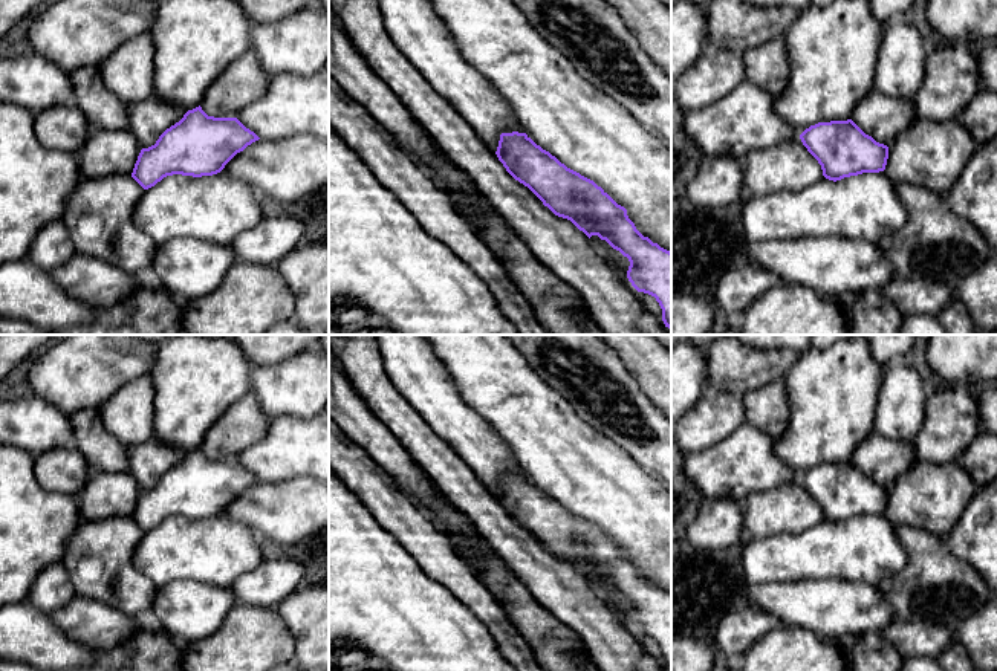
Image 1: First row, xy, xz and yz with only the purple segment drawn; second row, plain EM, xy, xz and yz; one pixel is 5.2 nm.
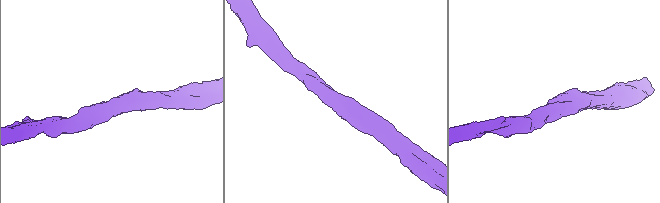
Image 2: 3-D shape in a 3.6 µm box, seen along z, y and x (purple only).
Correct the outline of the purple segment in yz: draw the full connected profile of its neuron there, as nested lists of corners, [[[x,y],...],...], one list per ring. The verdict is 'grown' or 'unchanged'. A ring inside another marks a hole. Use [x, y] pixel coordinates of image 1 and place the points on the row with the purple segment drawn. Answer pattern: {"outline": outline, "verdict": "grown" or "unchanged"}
{"outline": [[[852,119],[818,122],[806,128],[800,139],[818,160],[829,180],[885,170],[888,147],[865,135]]], "verdict": "unchanged"}

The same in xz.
{"outline": [[[502,133],[495,151],[506,171],[528,186],[555,216],[570,220],[589,238],[598,235],[628,258],[627,278],[656,298],[671,330],[671,252],[644,237],[601,186],[567,168],[526,133]]], "verdict": "unchanged"}

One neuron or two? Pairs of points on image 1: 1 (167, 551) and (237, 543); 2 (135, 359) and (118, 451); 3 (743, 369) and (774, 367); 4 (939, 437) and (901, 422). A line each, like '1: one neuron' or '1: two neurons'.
1: one neuron
2: two neurons
3: one neuron
4: two neurons

